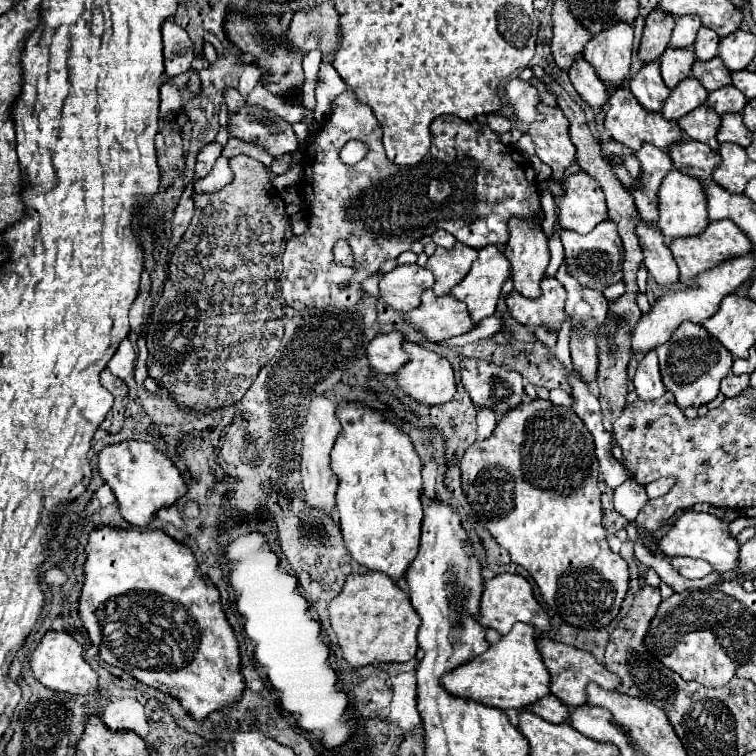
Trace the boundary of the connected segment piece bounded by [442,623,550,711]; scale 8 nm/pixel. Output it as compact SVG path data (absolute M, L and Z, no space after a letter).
M518 623L512 627L508 635L502 637L500 643L490 645L486 653L472 659L470 663L460 665L452 673L446 673L442 677L444 689L456 697L474 699L478 703L484 703L488 707L498 707L502 711L514 707L524 709L538 699L550 695L550 673L540 657L540 651L536 647L538 633L532 625Z

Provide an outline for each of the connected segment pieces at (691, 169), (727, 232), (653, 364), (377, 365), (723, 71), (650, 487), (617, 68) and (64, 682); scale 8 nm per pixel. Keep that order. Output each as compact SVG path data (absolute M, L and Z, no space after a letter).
M684 139L678 145L672 145L668 149L668 155L672 157L672 163L680 173L690 175L700 181L706 181L712 175L712 171L720 165L718 153L714 153L710 147L706 147L698 141L690 141L690 139Z
M714 221L708 225L708 229L698 235L698 237L682 237L682 239L674 239L670 243L670 251L674 255L674 261L678 263L680 269L680 283L684 283L686 287L694 287L694 279L696 275L732 259L732 257L742 257L748 255L750 251L754 251L754 245L750 243L750 239L732 223L732 221Z
M648 351L644 355L632 381L634 381L634 389L638 393L638 399L642 399L642 401L654 401L664 395L666 389L662 385L662 375L658 369L656 351Z
M396 329L374 337L366 351L372 369L384 375L398 373L410 359L408 353L404 353L402 343L404 343L404 335Z
M714 57L712 61L696 61L692 75L702 83L704 89L716 91L720 87L730 85L730 71L724 67L720 57Z
M664 477L664 479L656 479L652 483L646 485L646 491L648 491L648 499L656 499L660 495L666 495L674 485L674 479L672 477Z
M614 25L606 33L592 37L584 49L584 59L594 67L596 75L610 87L620 87L630 75L630 55L632 55L632 27Z
M48 631L40 645L32 653L32 673L34 677L48 689L60 691L60 693L74 693L74 695L88 695L98 691L98 673L86 663L82 657L84 647L68 633L60 631Z

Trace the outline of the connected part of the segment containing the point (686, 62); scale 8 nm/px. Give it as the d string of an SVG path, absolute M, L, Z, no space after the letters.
M668 47L660 59L660 73L668 89L674 89L680 81L690 77L696 53L692 49L672 49Z

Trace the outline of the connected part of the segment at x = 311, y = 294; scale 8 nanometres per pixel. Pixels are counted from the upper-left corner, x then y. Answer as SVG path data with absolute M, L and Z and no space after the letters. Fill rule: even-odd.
M350 89L344 91L340 97L336 97L332 115L324 121L322 129L314 135L312 143L308 145L308 149L306 149L306 153L304 153L304 179L302 179L302 183L298 185L298 191L300 191L300 197L304 199L304 203L306 203L306 209L310 211L310 229L308 229L304 235L300 235L300 237L294 235L292 239L288 239L286 249L284 249L284 255L282 255L284 271L282 271L282 275L280 275L280 287L282 287L282 297L284 297L284 301L286 301L288 307L298 309L298 311L300 311L300 309L306 309L306 307L338 307L338 309L350 309L350 307L354 307L354 305L360 303L362 297L364 297L364 289L362 289L362 281L364 281L364 279L374 277L374 275L380 271L380 267L382 267L384 261L396 259L402 251L408 251L414 241L420 241L422 237L432 235L432 233L438 231L438 229L444 229L444 231L452 233L460 243L468 243L468 245L474 247L474 249L482 249L482 247L486 247L486 245L504 247L504 245L508 243L508 237L510 237L510 231L508 231L508 219L510 219L510 217L520 217L520 219L534 219L534 217L540 217L542 207L540 207L540 201L538 201L538 185L536 185L534 173L532 173L532 169L530 169L528 165L518 163L518 161L508 153L508 151L514 151L514 149L510 149L508 145L504 145L504 143L500 141L500 135L498 135L498 133L494 133L490 127L486 127L486 125L482 125L482 123L478 123L478 121L468 123L468 121L458 121L458 117L438 117L438 121L434 121L434 125L430 125L430 133L432 133L432 147L430 147L428 155L426 155L418 165L414 165L414 167L400 167L400 165L394 165L394 163L388 161L388 157L386 157L386 153L384 153L384 149L382 149L382 127L378 125L376 117L372 115L372 109L370 109L368 105L360 103L358 97L354 97L354 93L352 93ZM352 139L364 141L364 143L368 145L368 155L364 157L364 161L360 161L360 163L356 163L356 165L344 165L344 163L340 161L340 155L338 155L338 153L340 153L340 149L342 149L348 141L352 141ZM338 239L346 239L346 241L350 243L352 255L354 255L354 267L336 265L336 261L334 261L334 257L332 257L332 247L334 247L334 243L336 243ZM342 281L350 281L350 285L348 285L346 289L340 289L338 285L340 285Z

